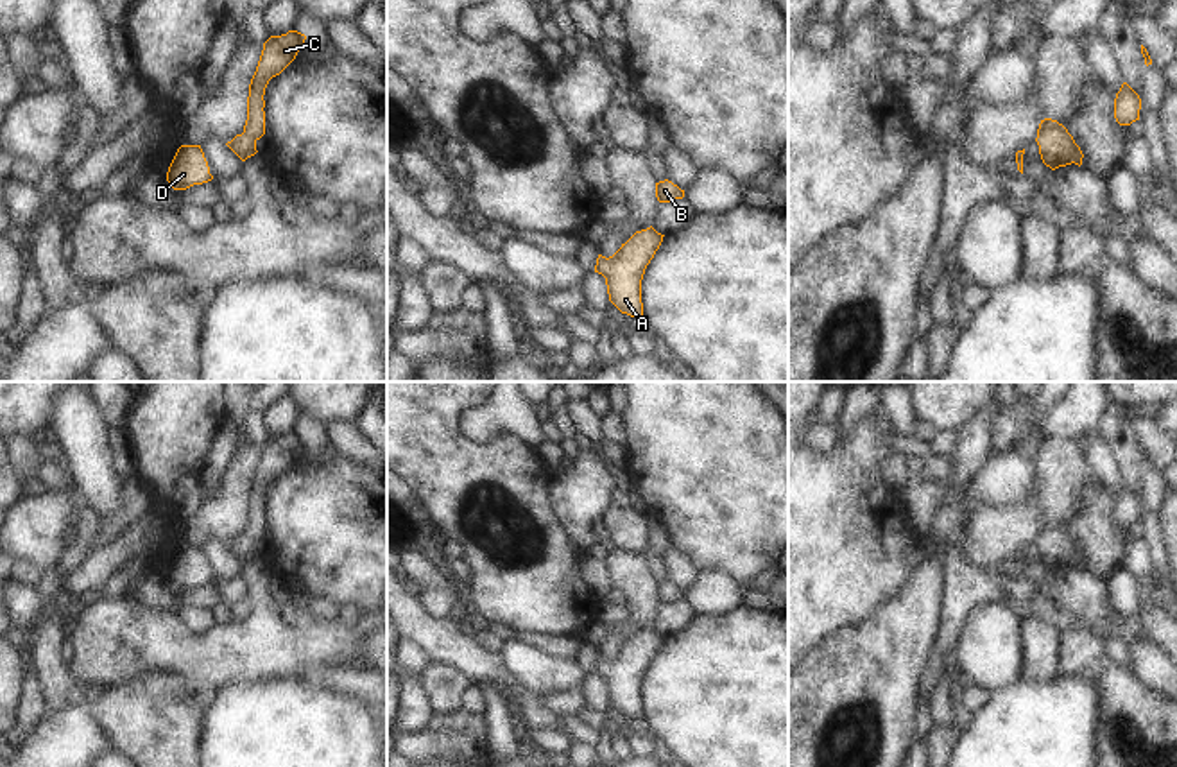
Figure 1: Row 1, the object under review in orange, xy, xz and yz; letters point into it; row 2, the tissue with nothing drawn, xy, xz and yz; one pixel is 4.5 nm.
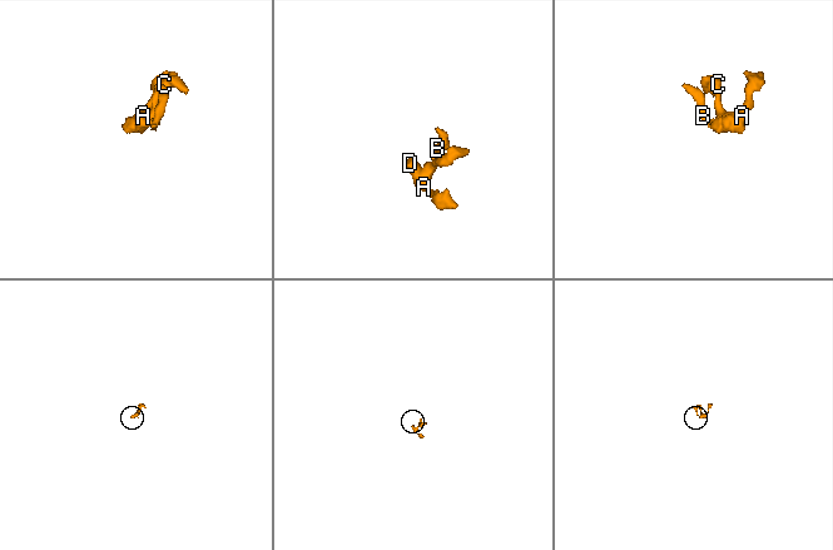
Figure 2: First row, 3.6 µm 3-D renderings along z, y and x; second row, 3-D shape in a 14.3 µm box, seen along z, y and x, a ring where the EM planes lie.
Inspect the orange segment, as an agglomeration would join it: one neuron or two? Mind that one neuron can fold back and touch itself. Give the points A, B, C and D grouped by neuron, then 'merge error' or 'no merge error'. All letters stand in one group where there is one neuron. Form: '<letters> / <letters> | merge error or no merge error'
A B C D | no merge error

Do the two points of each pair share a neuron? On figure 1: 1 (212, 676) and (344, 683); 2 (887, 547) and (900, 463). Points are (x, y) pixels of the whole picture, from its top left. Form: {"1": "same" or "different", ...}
{"1": "different", "2": "different"}

